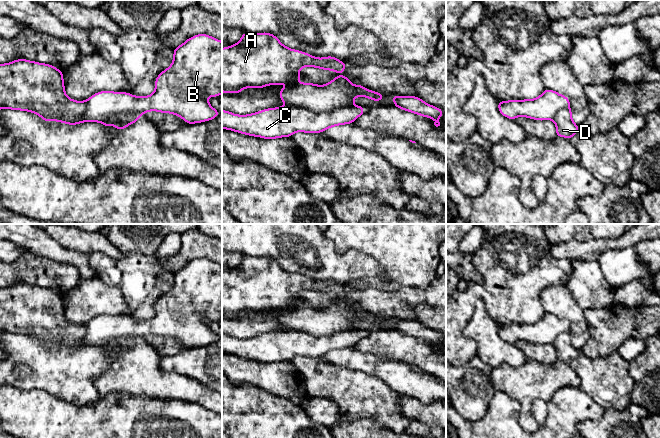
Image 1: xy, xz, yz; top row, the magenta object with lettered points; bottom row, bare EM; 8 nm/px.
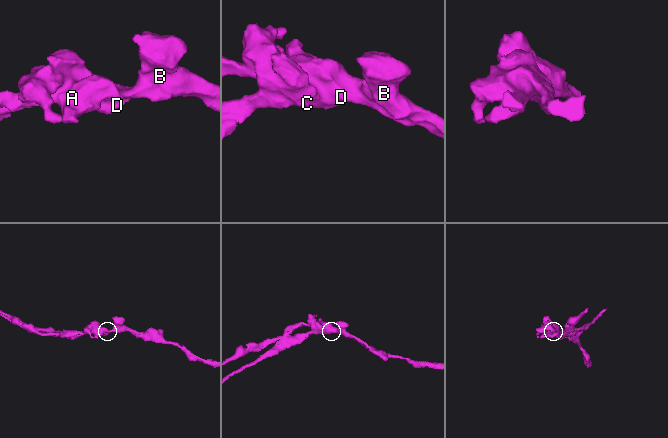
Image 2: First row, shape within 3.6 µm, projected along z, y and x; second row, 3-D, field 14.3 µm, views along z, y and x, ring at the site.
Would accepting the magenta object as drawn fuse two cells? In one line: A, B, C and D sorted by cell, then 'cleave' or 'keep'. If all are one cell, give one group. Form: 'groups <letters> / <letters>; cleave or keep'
groups A B / C D; cleave

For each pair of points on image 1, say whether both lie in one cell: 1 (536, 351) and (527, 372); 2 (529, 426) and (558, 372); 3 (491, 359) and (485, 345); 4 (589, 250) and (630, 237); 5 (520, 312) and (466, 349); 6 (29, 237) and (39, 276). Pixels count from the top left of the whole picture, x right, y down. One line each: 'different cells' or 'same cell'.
1: different cells
2: same cell
3: same cell
4: same cell
5: same cell
6: different cells

